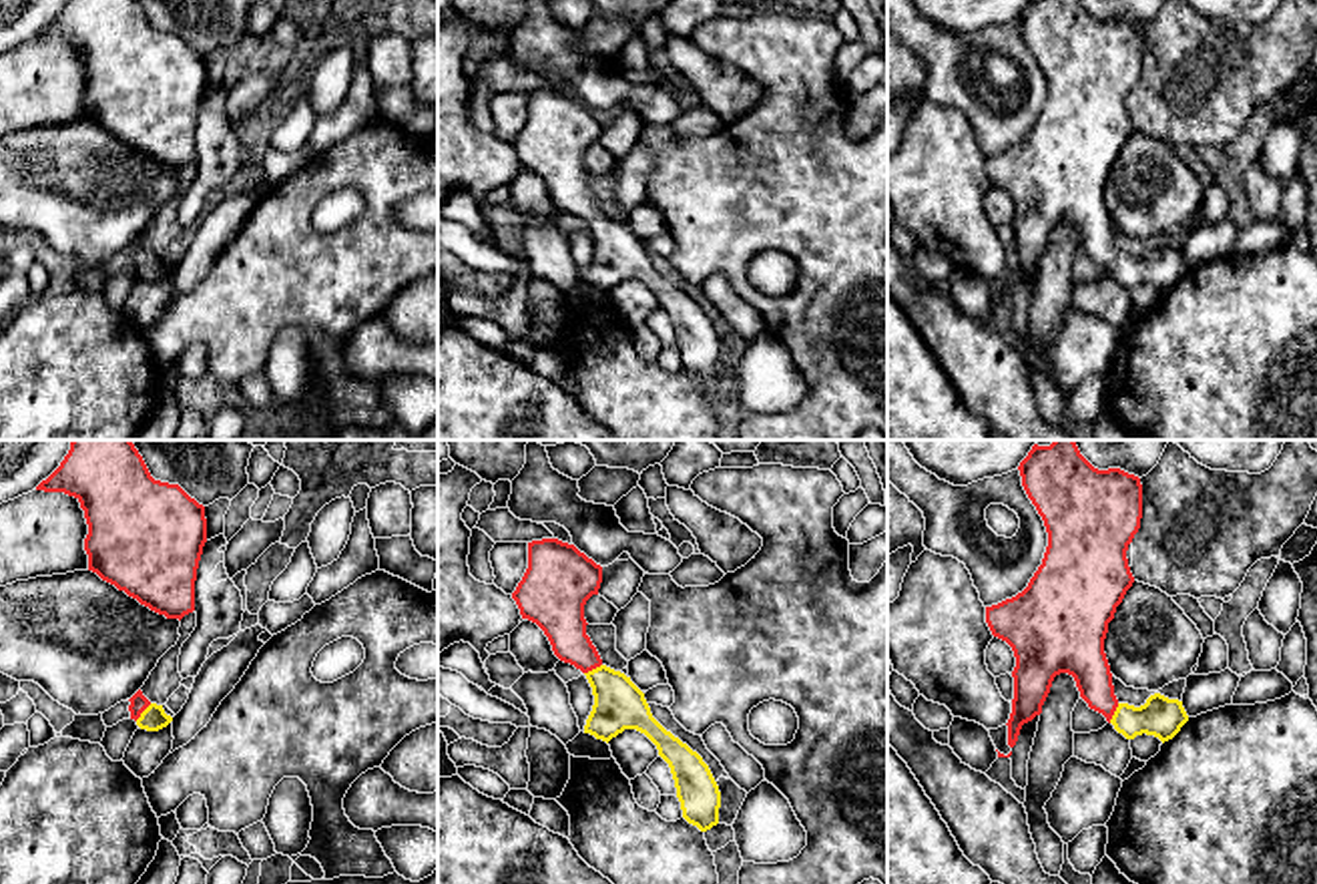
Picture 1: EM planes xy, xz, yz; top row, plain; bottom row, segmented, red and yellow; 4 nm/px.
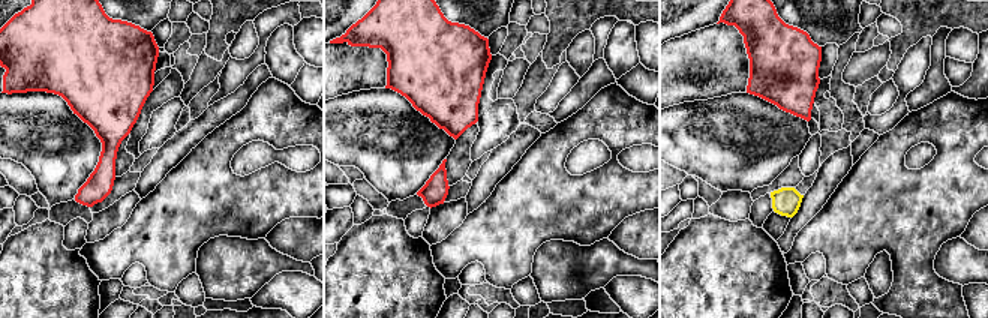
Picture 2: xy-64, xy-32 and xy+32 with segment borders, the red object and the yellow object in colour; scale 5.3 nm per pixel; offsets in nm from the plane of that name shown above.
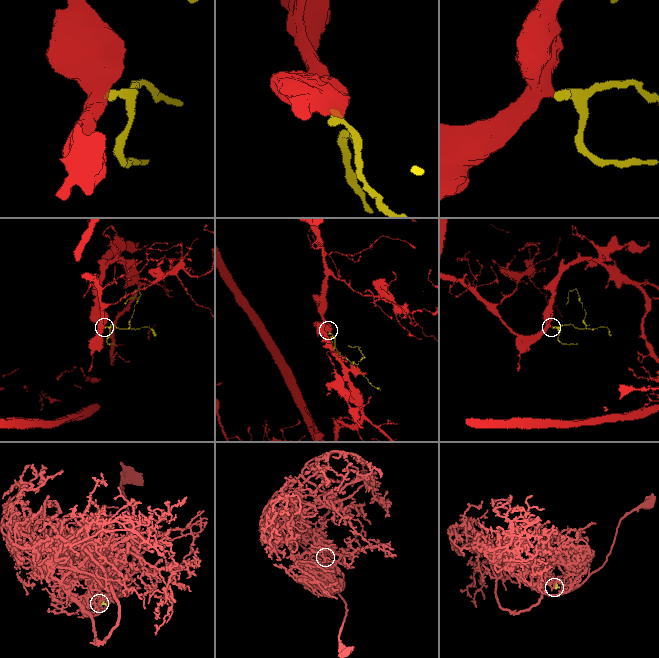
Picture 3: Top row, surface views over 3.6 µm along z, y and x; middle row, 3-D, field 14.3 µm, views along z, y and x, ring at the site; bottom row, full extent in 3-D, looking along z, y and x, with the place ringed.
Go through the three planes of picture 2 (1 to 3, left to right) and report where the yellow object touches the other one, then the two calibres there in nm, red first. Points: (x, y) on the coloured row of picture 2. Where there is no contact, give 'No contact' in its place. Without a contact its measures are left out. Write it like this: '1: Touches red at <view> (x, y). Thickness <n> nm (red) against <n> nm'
1: No contact
2: No contact
3: No contact

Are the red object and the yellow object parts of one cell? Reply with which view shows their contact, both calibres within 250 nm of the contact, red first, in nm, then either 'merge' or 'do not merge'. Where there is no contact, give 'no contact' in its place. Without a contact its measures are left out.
yz | 170/160 nm | merge

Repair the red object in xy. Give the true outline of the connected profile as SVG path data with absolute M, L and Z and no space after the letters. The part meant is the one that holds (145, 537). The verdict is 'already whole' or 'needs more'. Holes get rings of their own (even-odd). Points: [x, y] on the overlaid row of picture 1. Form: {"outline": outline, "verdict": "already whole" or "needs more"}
{"outline": "M72 440L60 466L36 490L64 492L80 502L88 524L88 571L167 619L181 621L195 611L197 569L207 542L205 506L179 484L155 480L130 440Z", "verdict": "already whole"}

